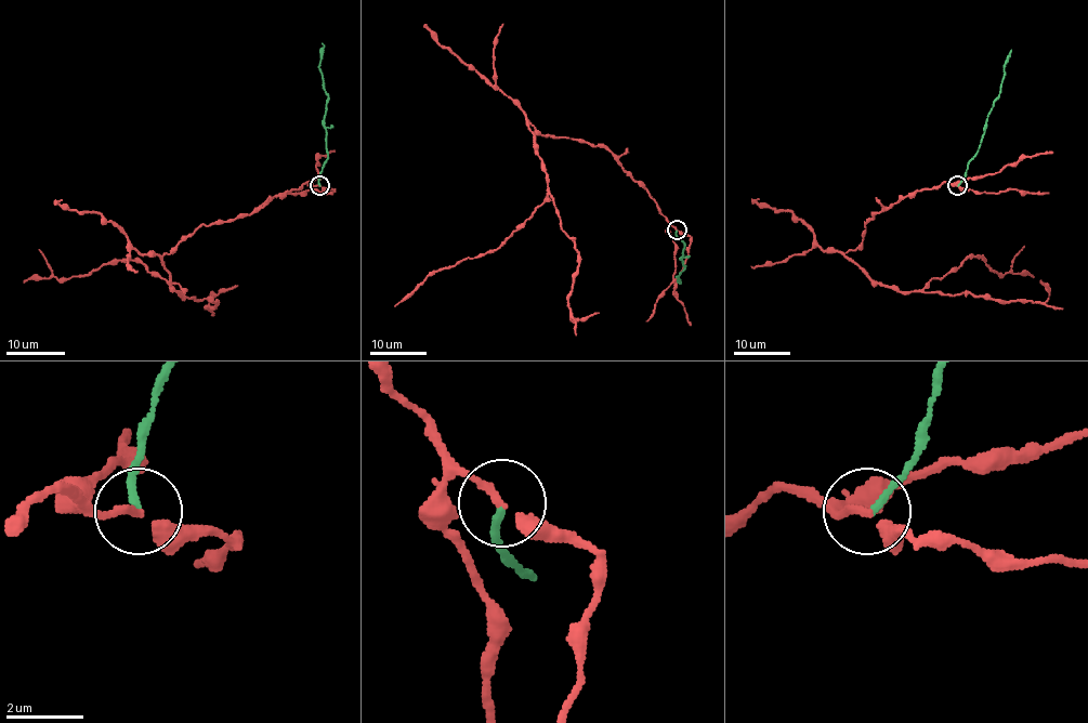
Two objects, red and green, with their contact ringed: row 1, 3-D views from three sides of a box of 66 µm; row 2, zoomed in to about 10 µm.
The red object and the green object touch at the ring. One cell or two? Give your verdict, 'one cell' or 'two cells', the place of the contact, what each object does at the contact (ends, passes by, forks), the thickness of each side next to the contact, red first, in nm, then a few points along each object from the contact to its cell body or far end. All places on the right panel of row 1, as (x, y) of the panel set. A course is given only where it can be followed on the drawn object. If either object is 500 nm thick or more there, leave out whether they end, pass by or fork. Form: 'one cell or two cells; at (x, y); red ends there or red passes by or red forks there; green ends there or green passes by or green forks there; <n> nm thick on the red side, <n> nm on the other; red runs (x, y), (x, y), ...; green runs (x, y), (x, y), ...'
two cells; at (957, 185); red passes by; green ends there; 200 nm thick on the red side, 170 nm on the other; red runs (957, 185), (902, 197), (844, 254), (901, 291), (975, 255), (1034, 277); green runs (958, 185), (977, 152), (987, 114), (999, 95), (1005, 62), (1011, 49)

